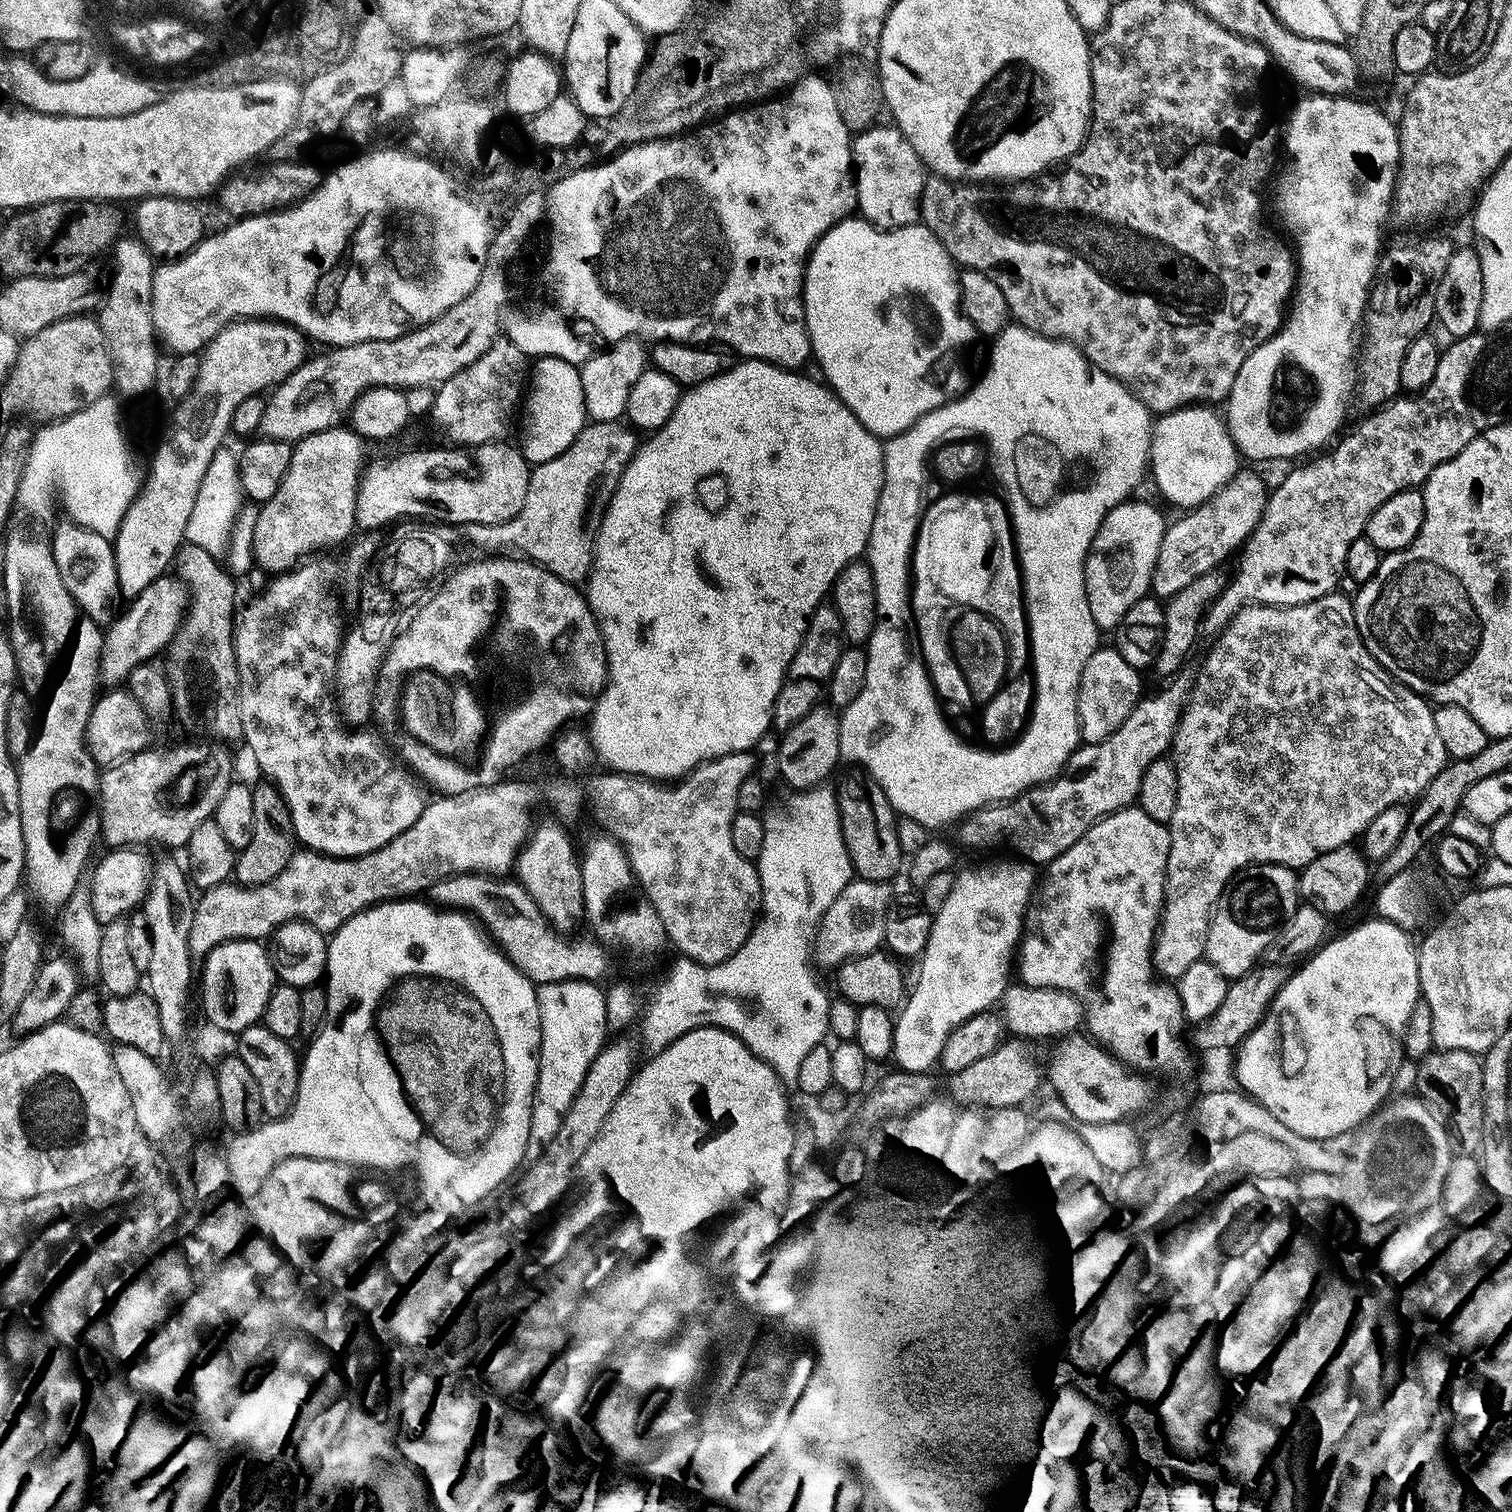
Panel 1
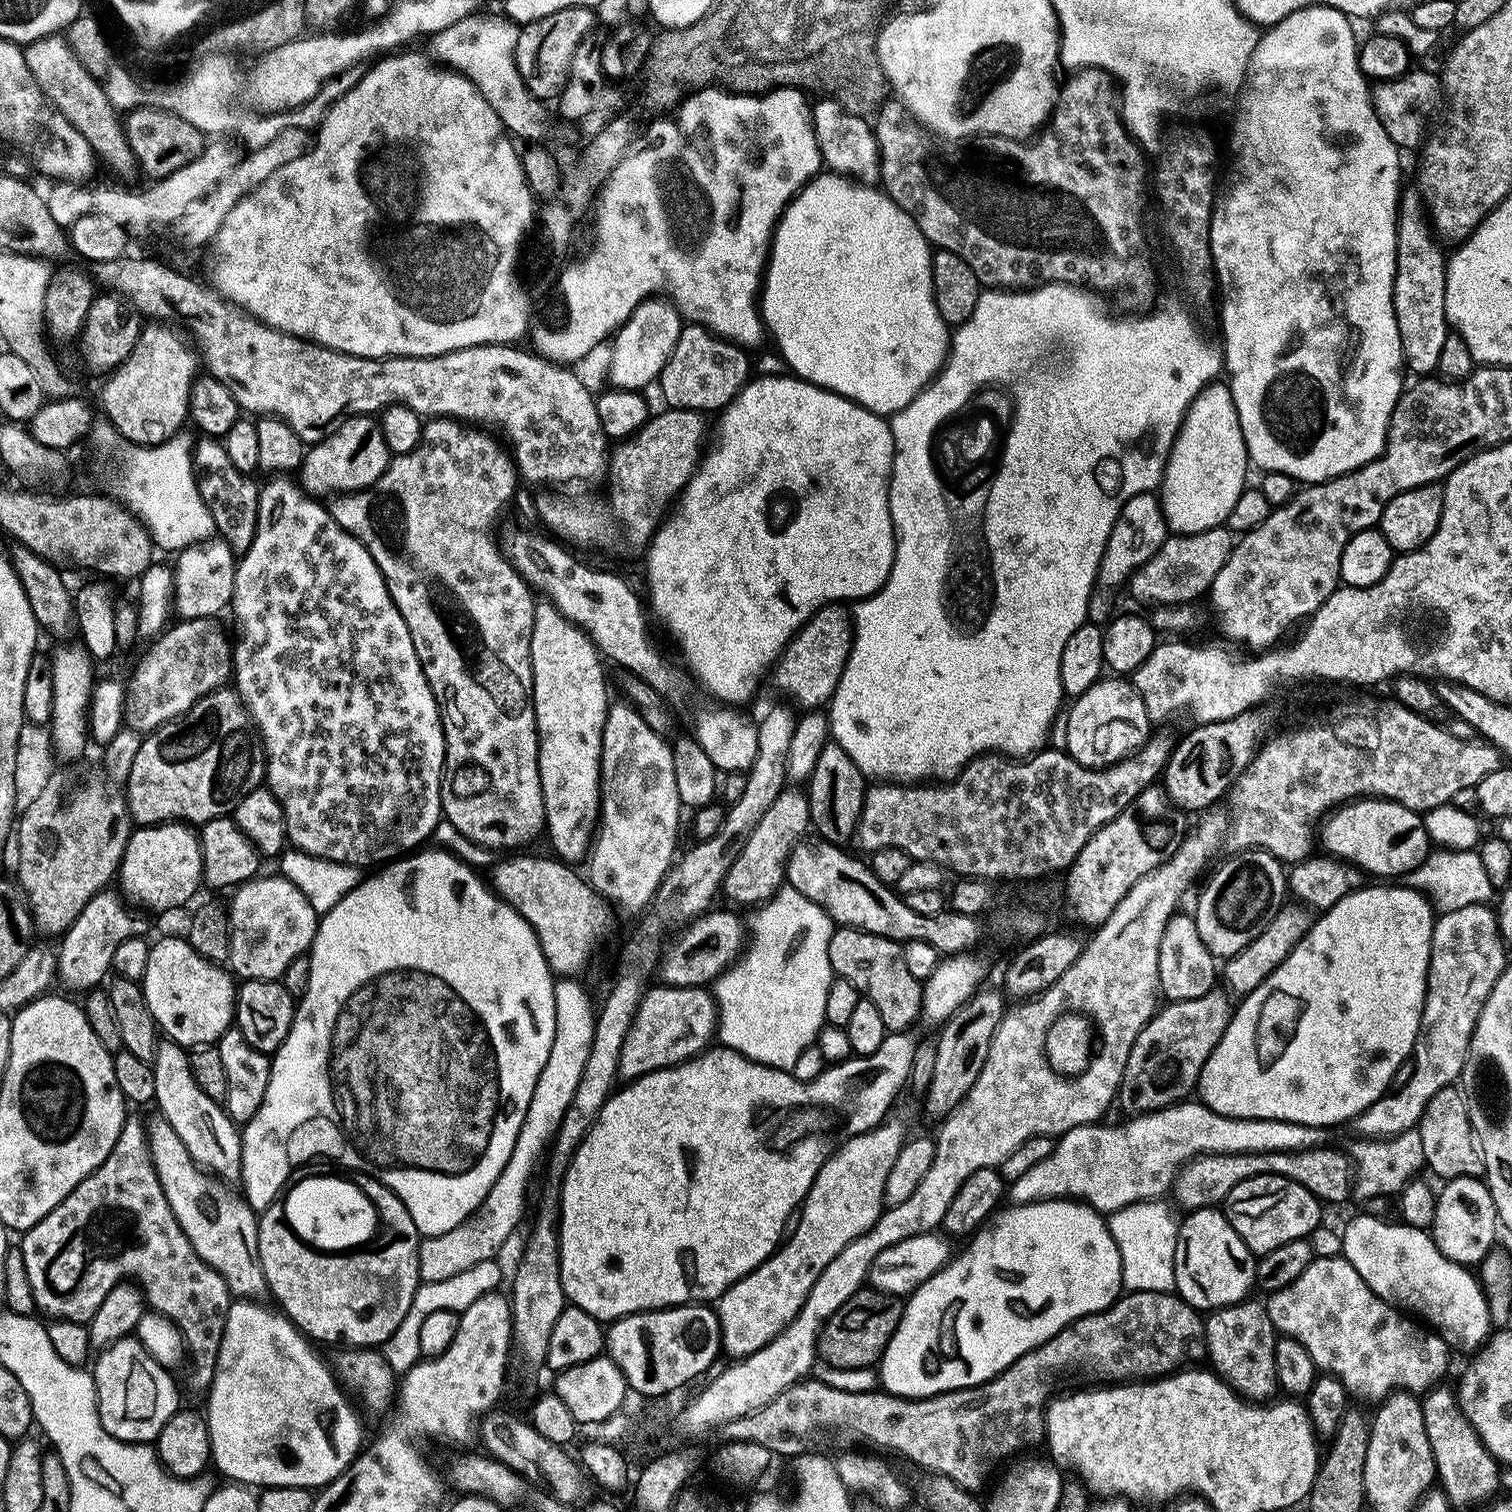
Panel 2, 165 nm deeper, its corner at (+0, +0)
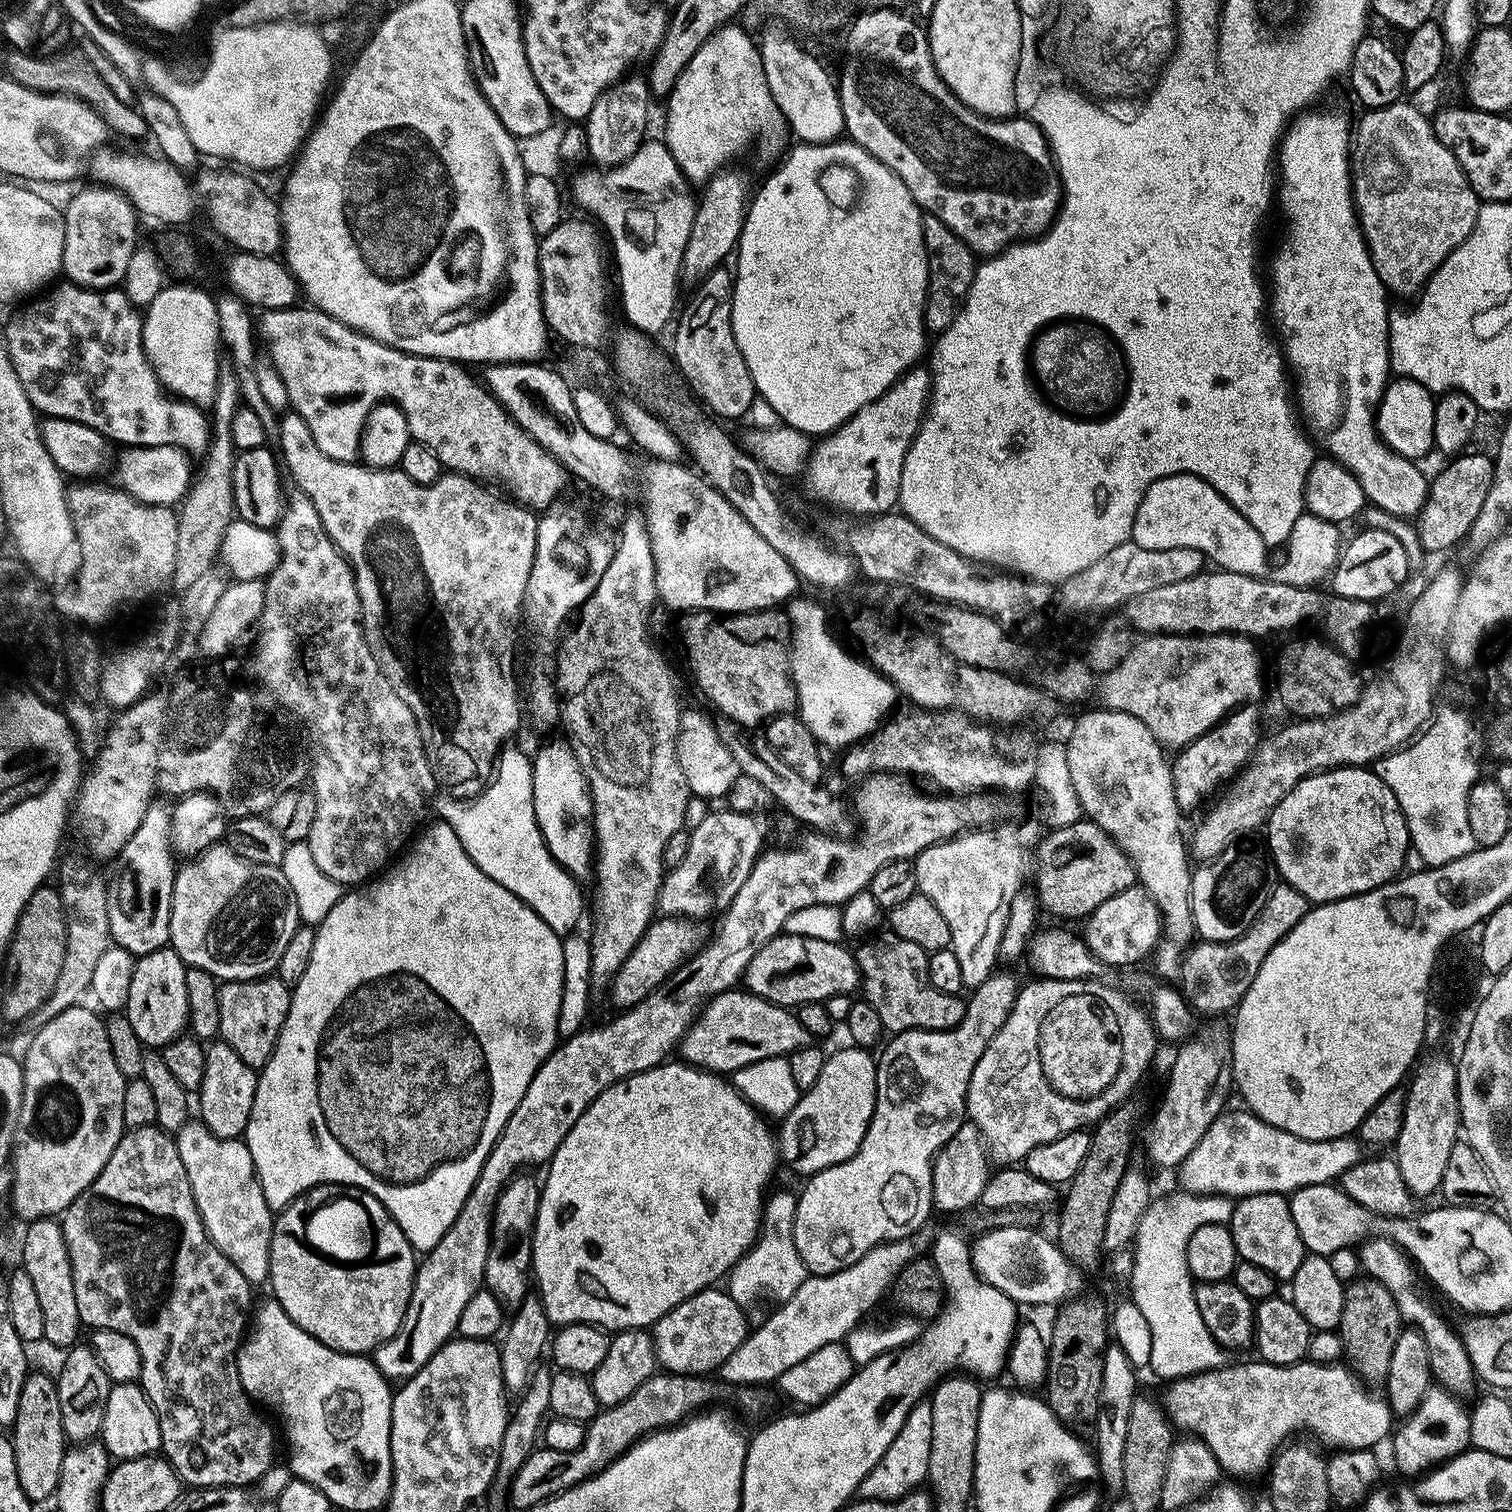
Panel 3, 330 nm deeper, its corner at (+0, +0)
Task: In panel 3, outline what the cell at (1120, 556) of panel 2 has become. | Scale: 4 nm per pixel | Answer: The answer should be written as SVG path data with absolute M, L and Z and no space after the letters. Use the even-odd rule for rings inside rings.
M1171 476L1150 486L1150 490L1146 494L1146 498L1142 498L1142 506L1134 518L1131 543L1142 546L1142 550L1151 552L1198 550L1203 554L1205 561L1212 563L1213 560L1219 571L1230 574L1264 578L1270 572L1270 565L1268 566L1270 549L1262 538L1262 534L1258 534L1258 530L1254 530L1254 526L1250 526L1248 519L1227 498L1218 494L1218 490L1214 490L1214 486L1210 486L1197 476Z

